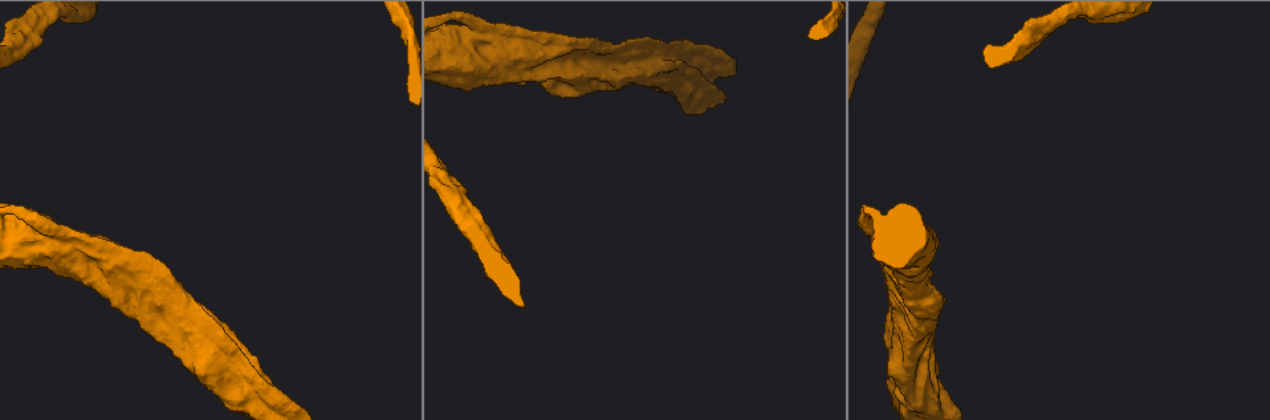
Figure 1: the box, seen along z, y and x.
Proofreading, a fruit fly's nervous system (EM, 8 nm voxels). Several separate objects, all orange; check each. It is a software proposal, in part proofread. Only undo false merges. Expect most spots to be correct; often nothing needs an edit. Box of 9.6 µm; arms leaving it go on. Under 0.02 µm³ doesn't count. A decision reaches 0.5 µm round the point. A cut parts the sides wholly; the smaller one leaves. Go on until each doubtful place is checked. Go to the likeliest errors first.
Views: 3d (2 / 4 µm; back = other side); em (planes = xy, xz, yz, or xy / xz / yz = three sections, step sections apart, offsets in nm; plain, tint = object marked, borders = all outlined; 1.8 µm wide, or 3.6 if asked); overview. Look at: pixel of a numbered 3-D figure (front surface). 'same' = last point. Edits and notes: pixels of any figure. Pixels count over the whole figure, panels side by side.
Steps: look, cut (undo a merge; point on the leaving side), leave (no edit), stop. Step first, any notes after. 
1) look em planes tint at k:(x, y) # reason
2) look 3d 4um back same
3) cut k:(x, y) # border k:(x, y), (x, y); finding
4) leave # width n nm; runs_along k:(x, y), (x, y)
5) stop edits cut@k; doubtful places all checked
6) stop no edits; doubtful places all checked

look em 3.6um yz step 8 tint at 1:(50, 236) # sharp bend

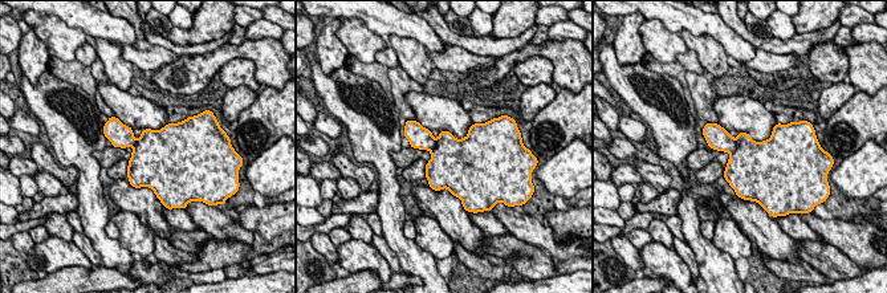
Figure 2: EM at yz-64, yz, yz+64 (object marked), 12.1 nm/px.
look em 3.6um planes borders same # cut it another way

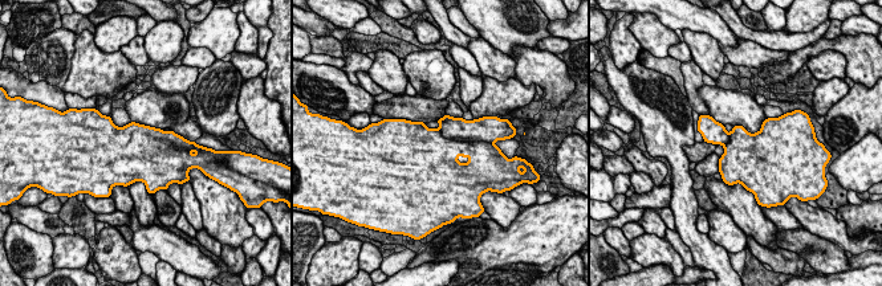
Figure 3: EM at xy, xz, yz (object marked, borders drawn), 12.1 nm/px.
leave # width 500 nm; one neuron here

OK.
look em 3.6um planes tint at 1:(85, 246) # sudden change in width

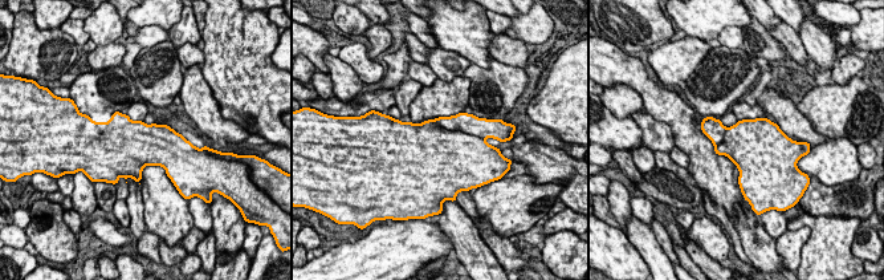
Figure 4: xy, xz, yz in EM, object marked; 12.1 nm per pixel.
leave # all the same neuron

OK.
look em planes plain at 1:(698, 46) # sudden change in width

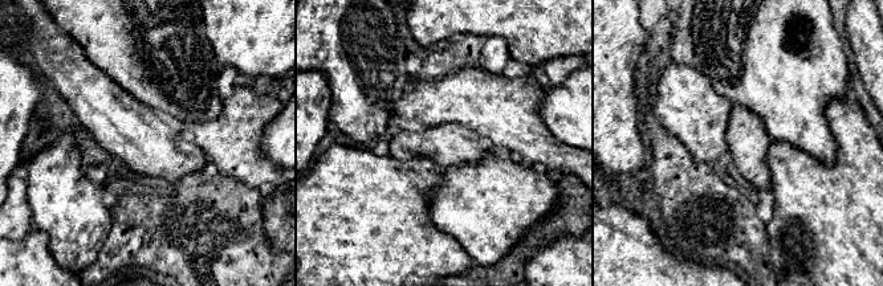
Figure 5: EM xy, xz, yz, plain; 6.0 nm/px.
look em planes tint same # where the object lies

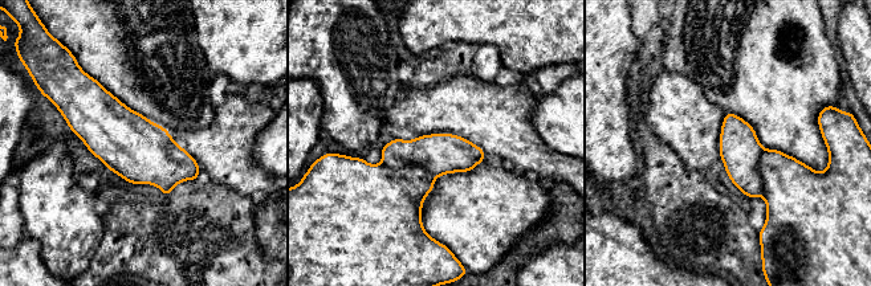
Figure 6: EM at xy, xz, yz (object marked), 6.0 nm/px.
leave # continuous, no second neuron

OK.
stop no edits; doubtful places all checked

